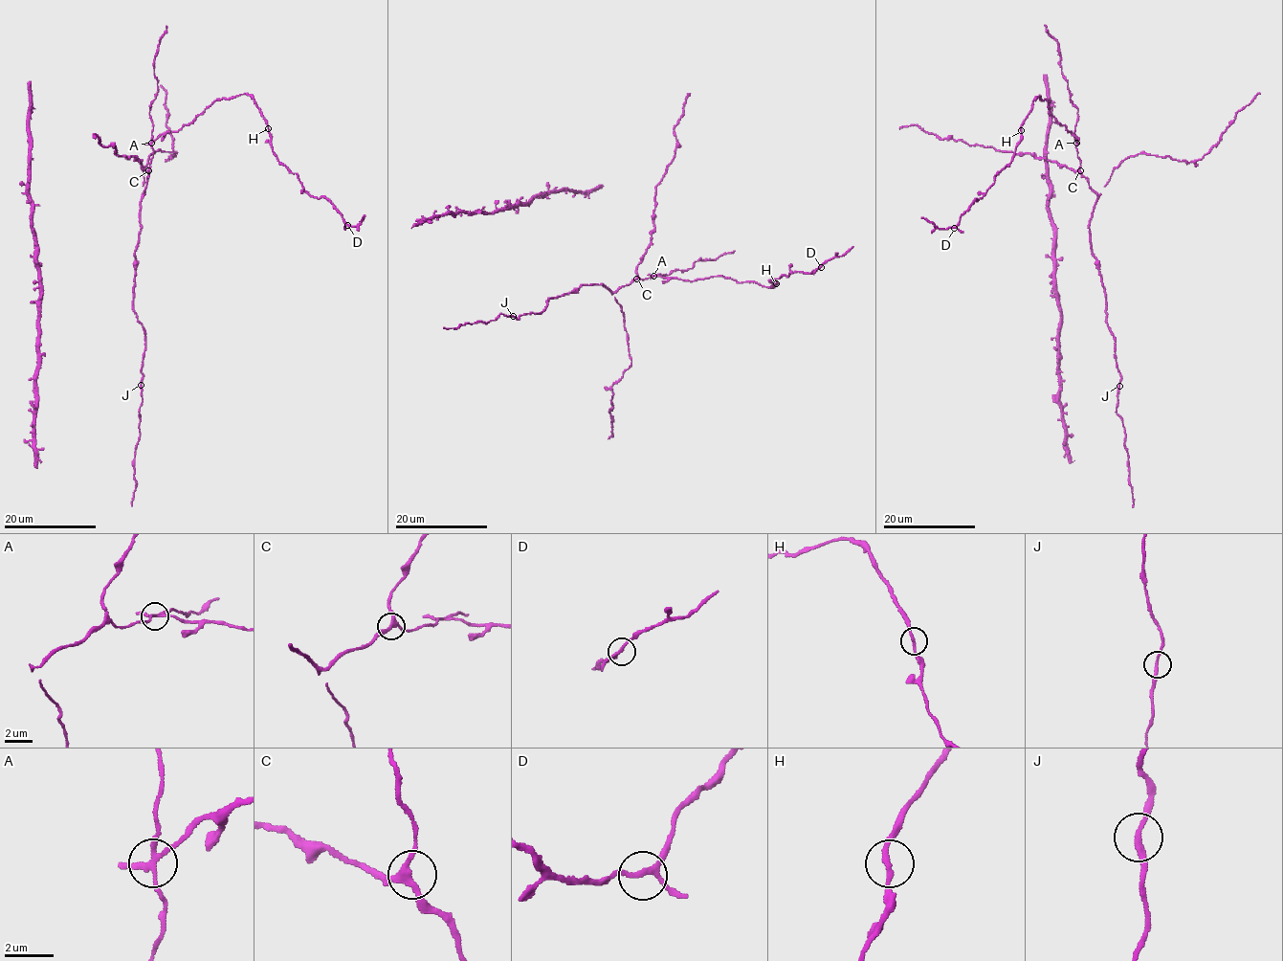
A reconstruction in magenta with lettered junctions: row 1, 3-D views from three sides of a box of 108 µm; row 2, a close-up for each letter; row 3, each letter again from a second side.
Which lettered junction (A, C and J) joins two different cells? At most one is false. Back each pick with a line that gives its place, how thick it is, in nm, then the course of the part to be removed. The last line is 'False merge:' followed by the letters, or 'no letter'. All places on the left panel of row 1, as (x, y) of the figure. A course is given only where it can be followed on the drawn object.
A: place (151, 143); calibre 200 nm; course (151, 144), (192, 123), (218, 100), (249, 94), (274, 154), (310, 195), (327, 198), (348, 225), (365, 215)
False merge: A

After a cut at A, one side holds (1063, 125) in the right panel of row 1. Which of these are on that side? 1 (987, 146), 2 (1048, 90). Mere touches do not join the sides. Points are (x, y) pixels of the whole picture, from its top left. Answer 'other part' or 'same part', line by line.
1: other part
2: other part

